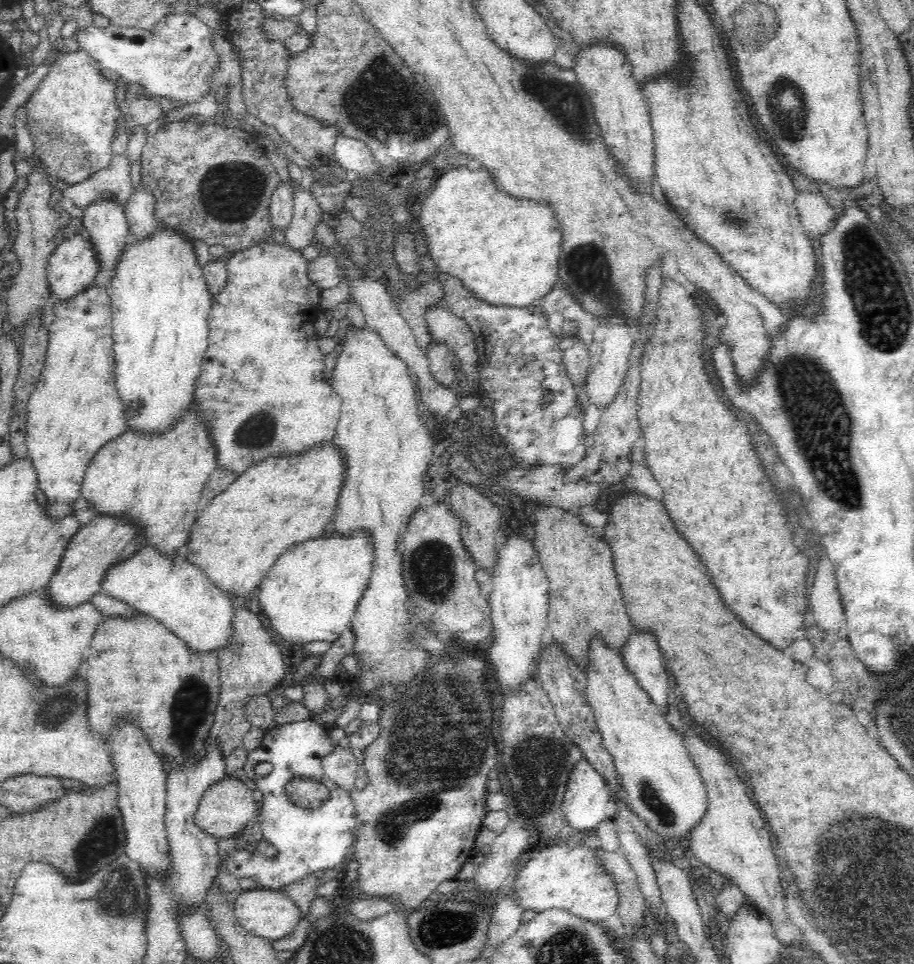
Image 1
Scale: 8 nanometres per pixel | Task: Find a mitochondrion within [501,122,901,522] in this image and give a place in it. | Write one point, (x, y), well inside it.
(812, 407)

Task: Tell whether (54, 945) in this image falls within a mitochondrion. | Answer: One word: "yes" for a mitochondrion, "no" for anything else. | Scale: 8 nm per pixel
no

